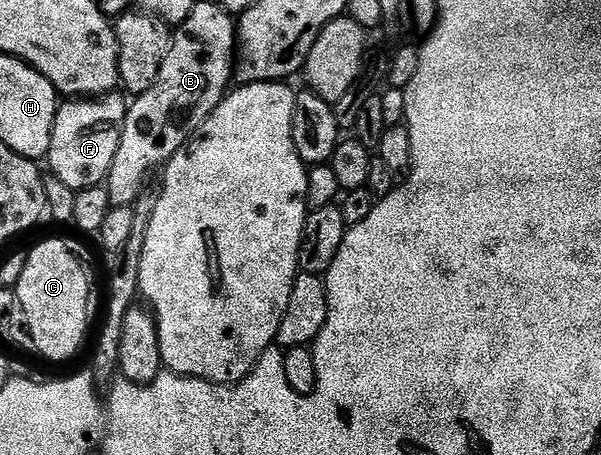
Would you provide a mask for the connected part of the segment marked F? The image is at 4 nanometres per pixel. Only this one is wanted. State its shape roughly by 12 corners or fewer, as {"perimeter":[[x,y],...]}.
{"perimeter":[[59,105],[45,164],[75,193],[103,184],[129,107]]}

